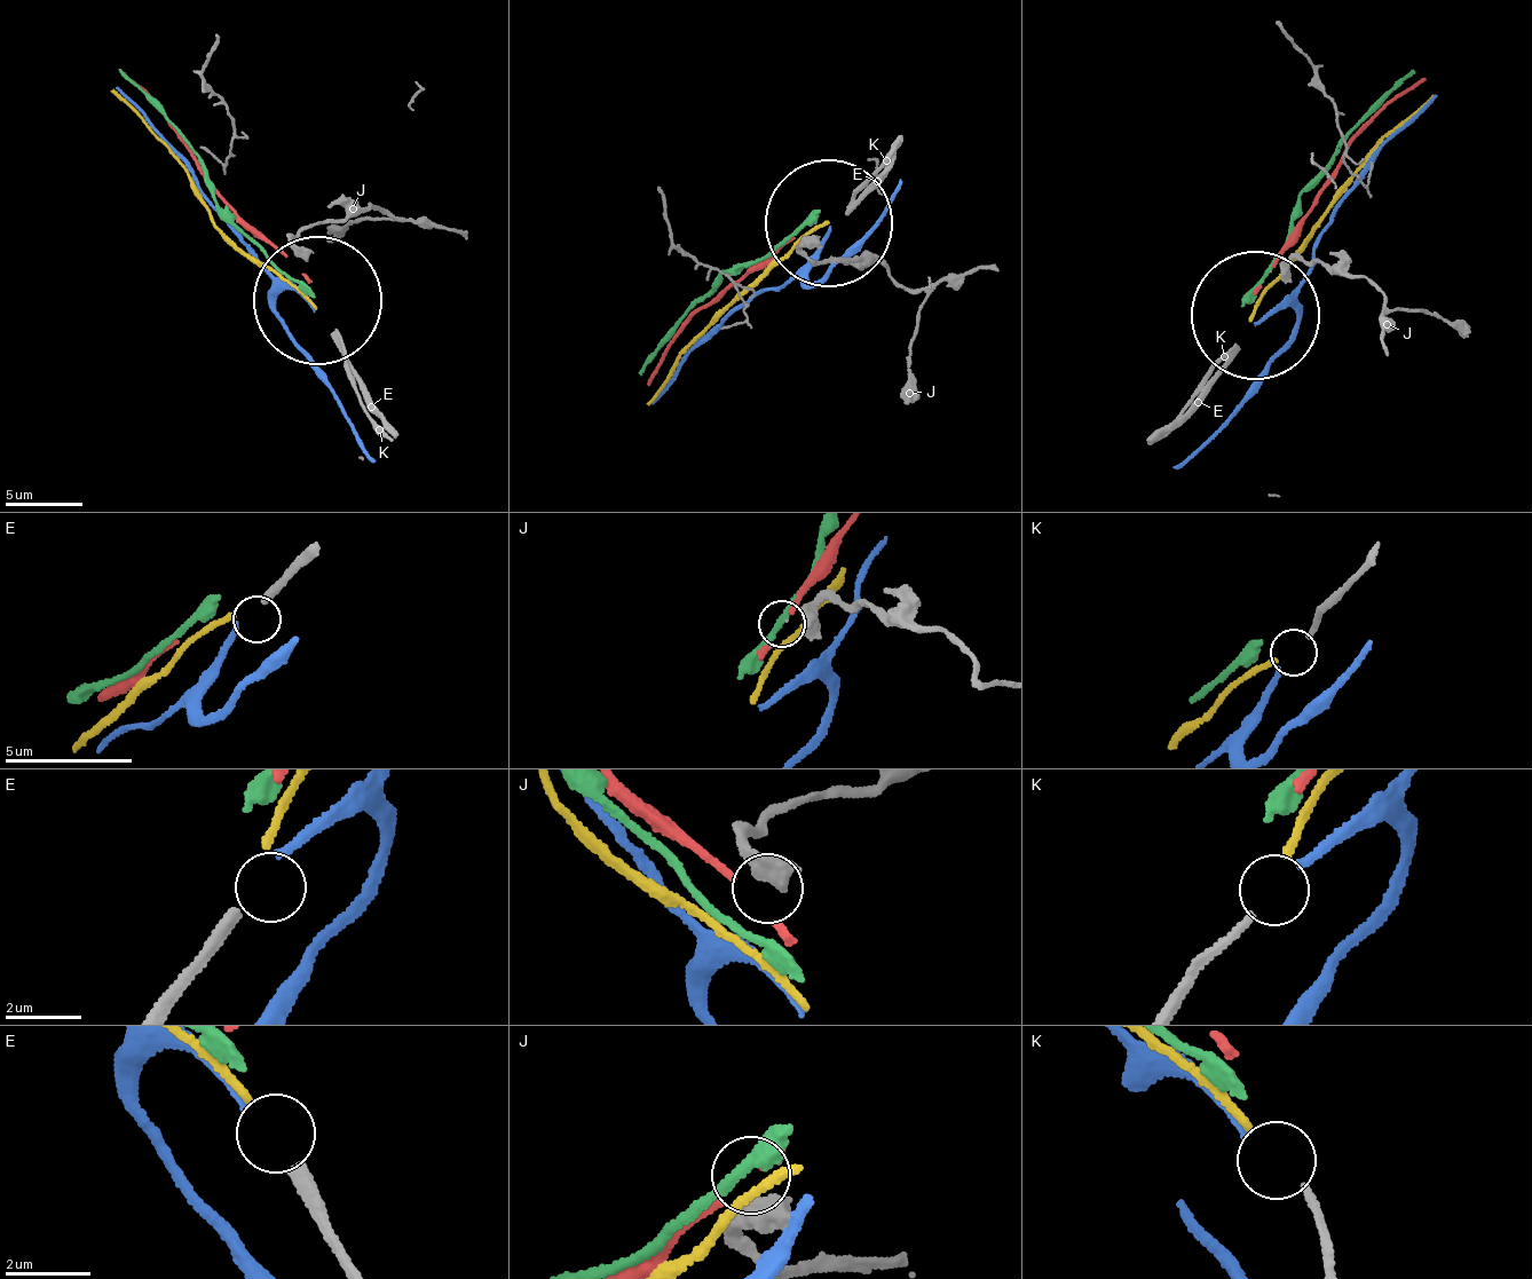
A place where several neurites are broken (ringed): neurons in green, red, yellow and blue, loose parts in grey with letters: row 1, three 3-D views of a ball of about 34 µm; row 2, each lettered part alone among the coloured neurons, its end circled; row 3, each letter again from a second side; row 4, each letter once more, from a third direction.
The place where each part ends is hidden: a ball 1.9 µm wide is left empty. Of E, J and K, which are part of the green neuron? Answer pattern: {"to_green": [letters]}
{"to_green": []}

